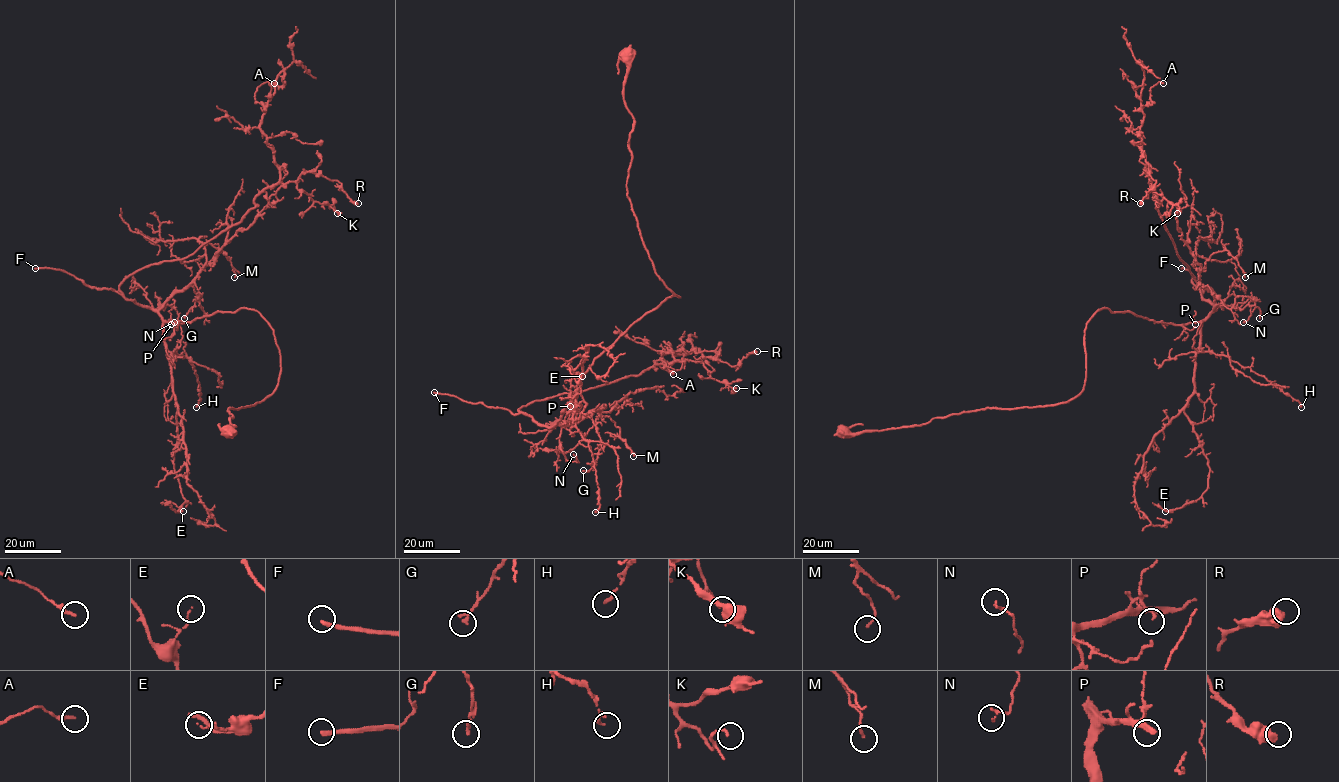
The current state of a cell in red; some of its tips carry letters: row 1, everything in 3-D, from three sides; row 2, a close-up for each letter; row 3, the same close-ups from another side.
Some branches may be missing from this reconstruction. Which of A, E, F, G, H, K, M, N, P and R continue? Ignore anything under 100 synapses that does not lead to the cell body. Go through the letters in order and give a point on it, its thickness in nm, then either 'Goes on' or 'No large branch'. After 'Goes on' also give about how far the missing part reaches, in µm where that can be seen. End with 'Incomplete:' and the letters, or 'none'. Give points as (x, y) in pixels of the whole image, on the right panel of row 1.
A: Place: (1163, 83). Thickness 240 nm. No large branch
E: Place: (1165, 511). Thickness 100 nm. No large branch
F: Place: (1181, 268). Thickness 240 nm. Goes on. Missing length about 110 µm
G: Place: (1259, 318). Thickness 200 nm. No large branch
H: Place: (1301, 407). Thickness 150 nm. No large branch
K: Place: (1177, 213). Thickness 140 nm. No large branch
M: Place: (1245, 277). Thickness 120 nm. No large branch
N: Place: (1243, 322). Thickness 150 nm. No large branch
P: Place: (1195, 324). Thickness 120 nm. No large branch
R: Place: (1140, 203). Thickness 600 nm. No large branch
Incomplete: F

